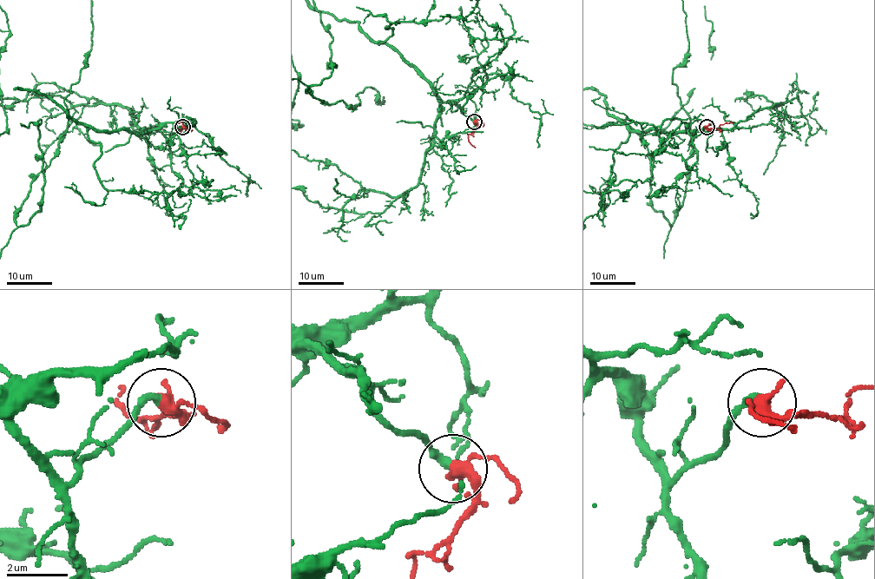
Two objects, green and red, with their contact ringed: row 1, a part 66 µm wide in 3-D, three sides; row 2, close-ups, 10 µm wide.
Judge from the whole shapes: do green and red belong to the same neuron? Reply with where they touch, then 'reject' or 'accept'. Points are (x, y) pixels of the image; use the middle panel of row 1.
at (474, 121); accept

